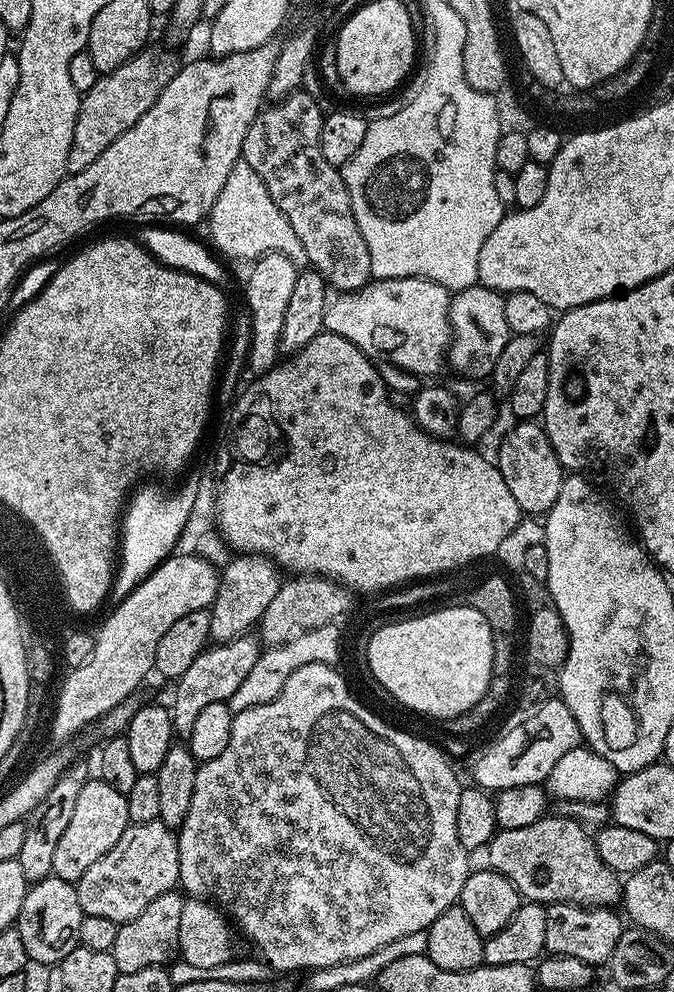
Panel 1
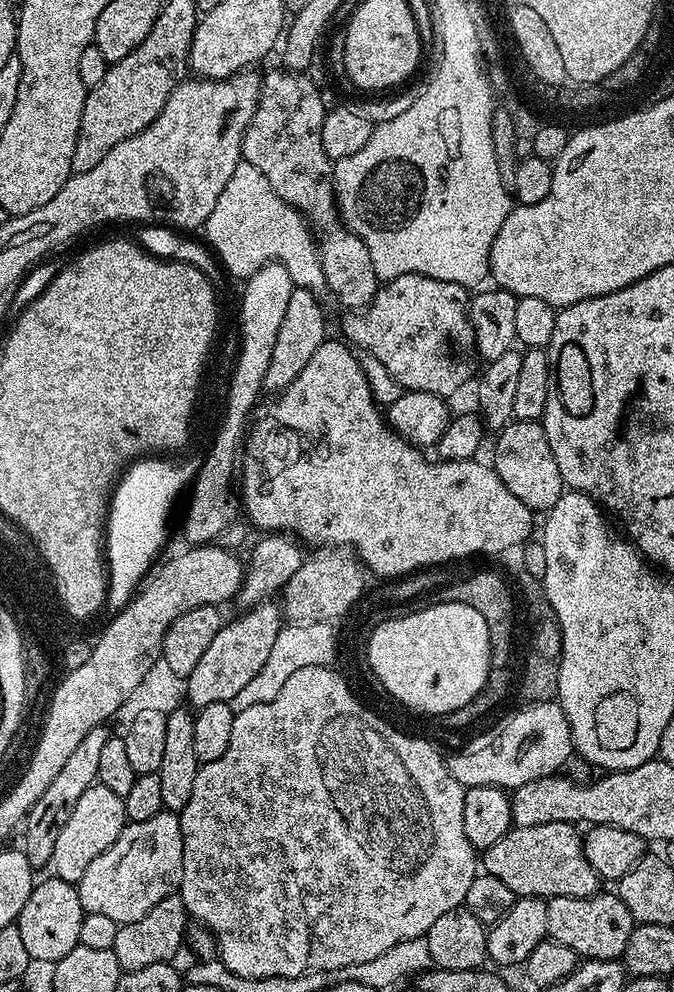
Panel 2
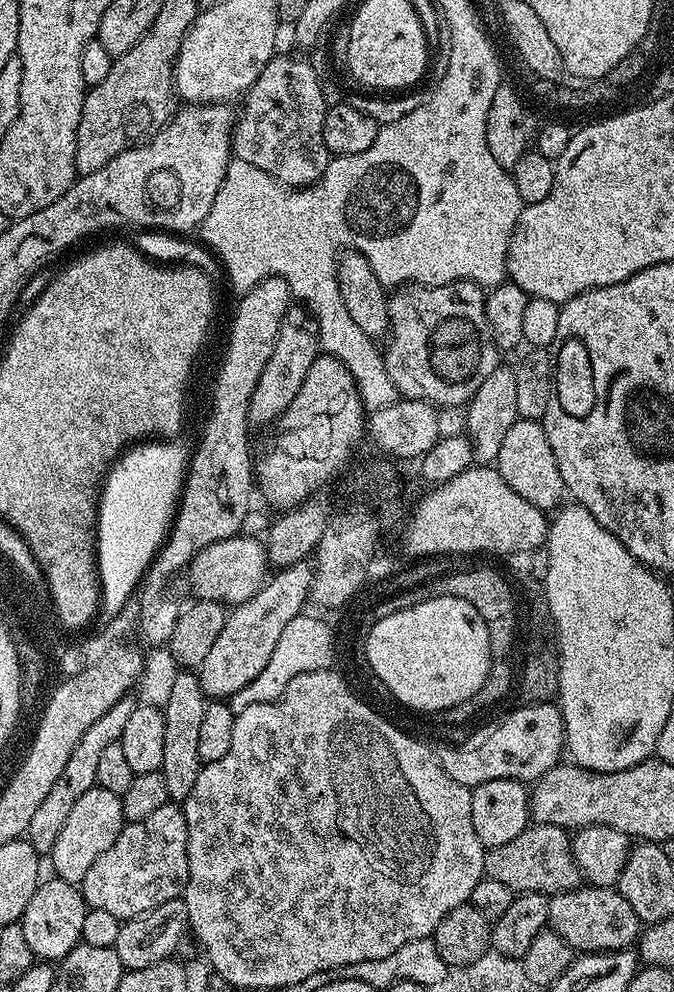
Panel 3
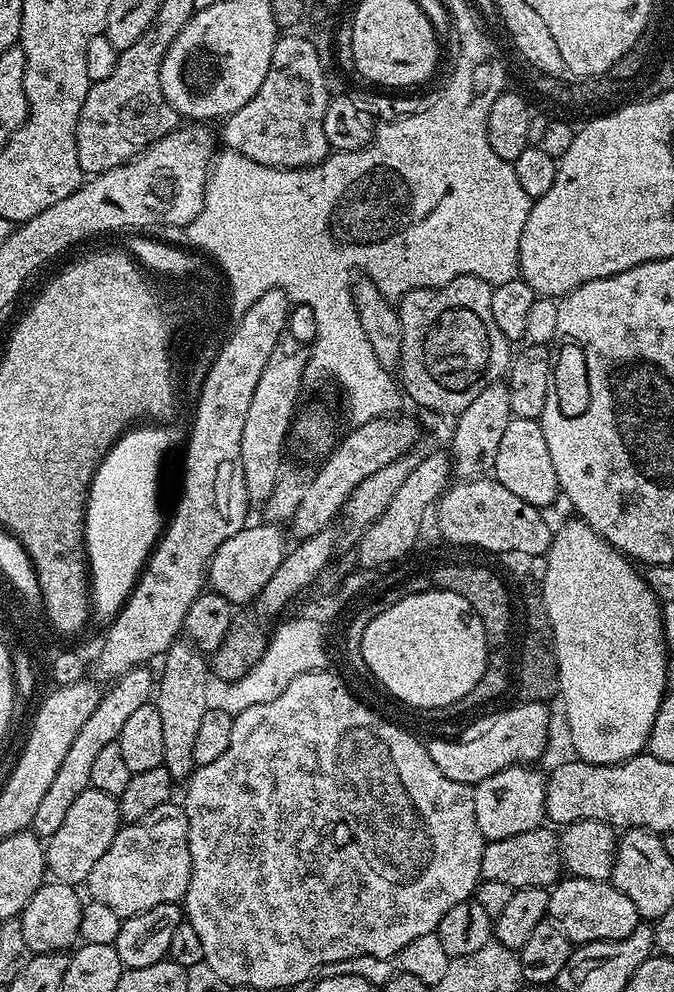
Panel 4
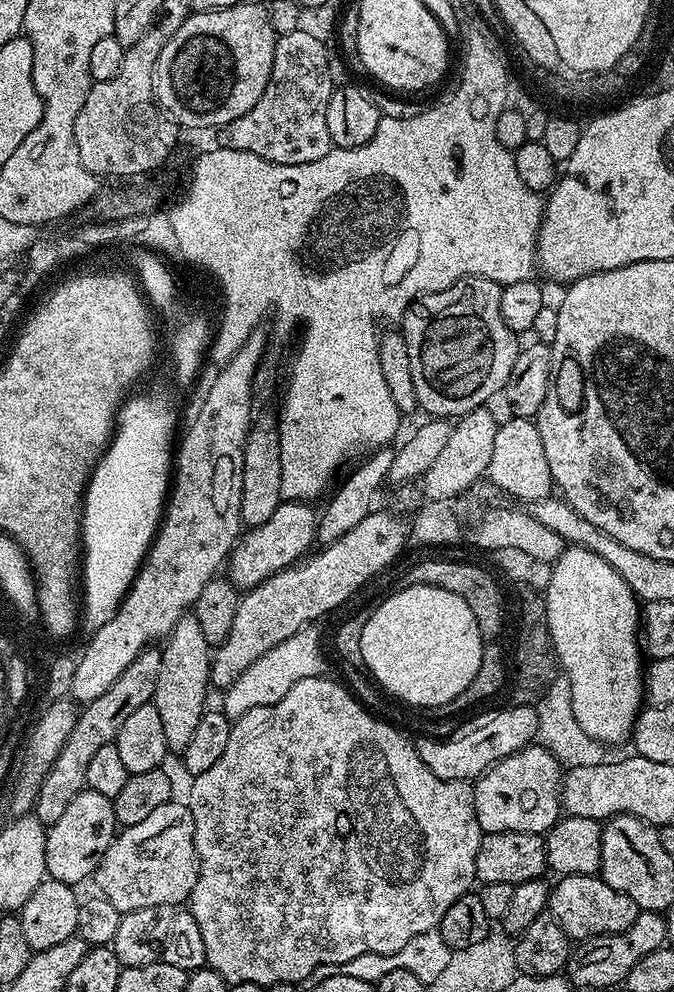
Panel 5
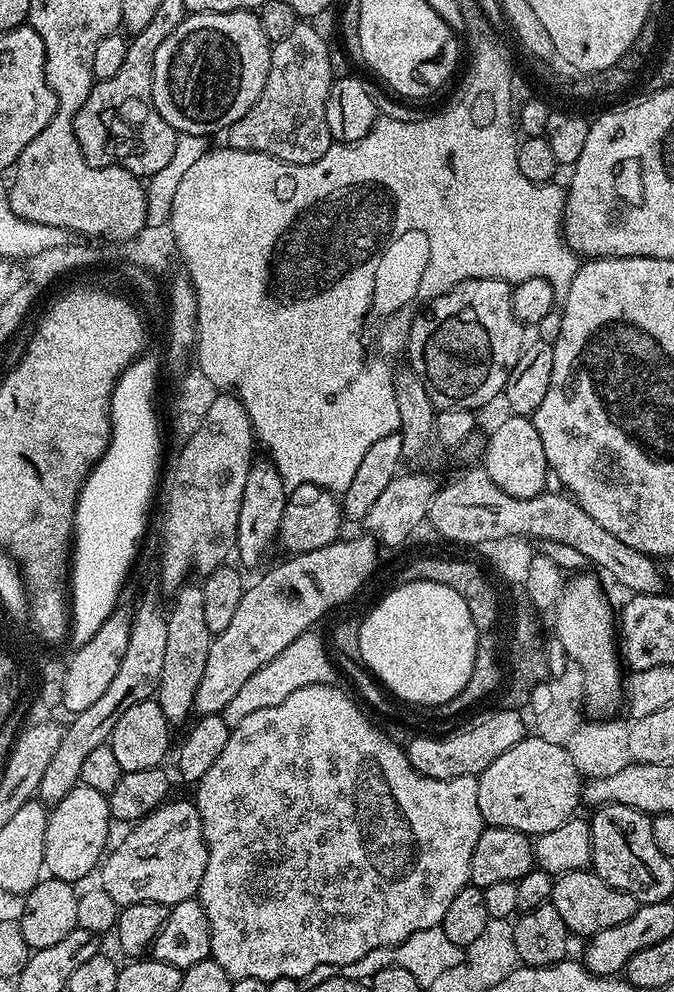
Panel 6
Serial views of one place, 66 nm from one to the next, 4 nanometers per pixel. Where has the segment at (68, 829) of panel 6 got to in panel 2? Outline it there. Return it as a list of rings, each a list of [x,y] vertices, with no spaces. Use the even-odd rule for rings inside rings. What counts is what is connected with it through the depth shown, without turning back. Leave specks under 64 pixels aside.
[[[95,783],[78,798],[66,826],[62,826],[62,834],[58,834],[58,842],[54,846],[54,854],[50,872],[55,879],[67,884],[79,885],[82,874],[90,867],[90,862],[98,858],[98,854],[110,850],[114,842],[118,842],[118,834],[122,834],[128,815],[124,809],[124,797],[106,790],[106,786]]]

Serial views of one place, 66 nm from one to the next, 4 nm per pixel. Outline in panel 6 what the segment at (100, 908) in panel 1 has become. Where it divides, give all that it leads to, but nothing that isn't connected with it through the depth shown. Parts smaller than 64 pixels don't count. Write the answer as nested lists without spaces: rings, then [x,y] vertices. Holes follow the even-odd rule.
[[[191,799],[174,800],[161,804],[135,827],[125,831],[128,833],[124,841],[103,857],[98,868],[98,884],[116,904],[150,902],[171,906],[193,899],[199,893],[208,861],[202,822]]]

